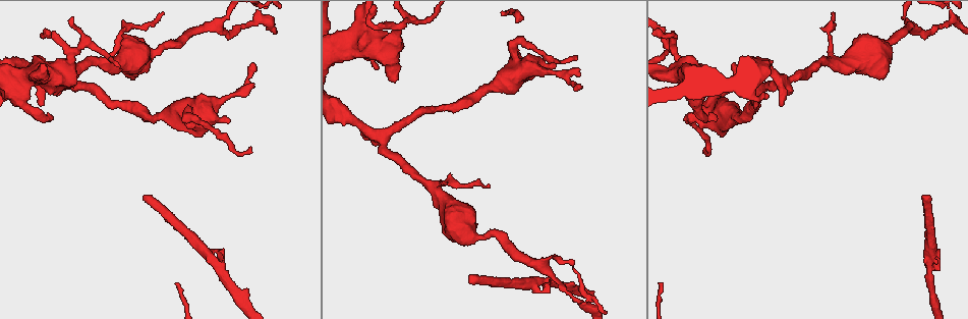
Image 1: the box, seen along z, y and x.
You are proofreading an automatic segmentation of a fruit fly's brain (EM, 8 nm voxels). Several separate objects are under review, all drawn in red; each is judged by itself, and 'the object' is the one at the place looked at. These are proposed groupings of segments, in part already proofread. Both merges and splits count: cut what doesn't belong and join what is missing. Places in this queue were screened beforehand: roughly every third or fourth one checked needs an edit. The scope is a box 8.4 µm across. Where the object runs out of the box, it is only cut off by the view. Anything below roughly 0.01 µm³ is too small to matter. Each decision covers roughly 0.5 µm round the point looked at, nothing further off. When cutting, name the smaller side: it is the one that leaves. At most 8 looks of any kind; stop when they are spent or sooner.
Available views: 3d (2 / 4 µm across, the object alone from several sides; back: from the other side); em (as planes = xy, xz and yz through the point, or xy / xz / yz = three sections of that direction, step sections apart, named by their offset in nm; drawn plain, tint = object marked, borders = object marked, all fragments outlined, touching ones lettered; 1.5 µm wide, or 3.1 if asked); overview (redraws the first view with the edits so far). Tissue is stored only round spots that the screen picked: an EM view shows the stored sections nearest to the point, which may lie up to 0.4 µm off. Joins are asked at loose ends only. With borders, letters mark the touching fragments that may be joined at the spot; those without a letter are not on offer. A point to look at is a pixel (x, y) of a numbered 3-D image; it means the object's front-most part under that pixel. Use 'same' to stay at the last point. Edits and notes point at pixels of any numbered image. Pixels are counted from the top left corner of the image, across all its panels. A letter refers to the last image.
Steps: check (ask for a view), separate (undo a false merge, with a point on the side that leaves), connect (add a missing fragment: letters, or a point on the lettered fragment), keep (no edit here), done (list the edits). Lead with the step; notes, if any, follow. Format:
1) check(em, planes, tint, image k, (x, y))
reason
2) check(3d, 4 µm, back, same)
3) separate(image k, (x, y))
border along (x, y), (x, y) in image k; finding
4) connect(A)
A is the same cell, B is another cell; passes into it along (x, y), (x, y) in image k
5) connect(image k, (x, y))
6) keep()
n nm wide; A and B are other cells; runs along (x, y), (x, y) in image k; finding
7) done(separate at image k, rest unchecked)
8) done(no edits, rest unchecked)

check(em, xy, step 4, tint, image 1, (50, 120))
free end

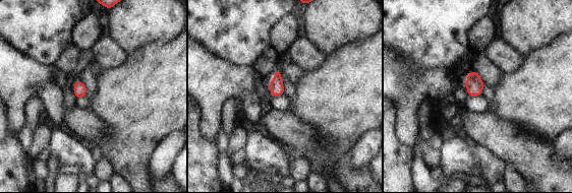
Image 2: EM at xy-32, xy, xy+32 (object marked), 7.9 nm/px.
check(em, planes, borders, same)

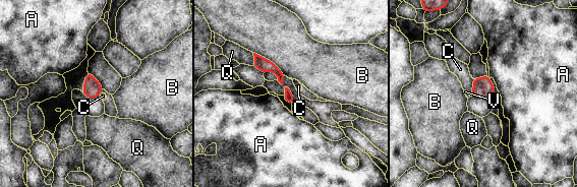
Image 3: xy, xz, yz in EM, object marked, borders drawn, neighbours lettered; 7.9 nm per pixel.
keep()
A, B, C, Q and V are other cells; border along (103, 89), (99, 96) in image 3; none of them fits

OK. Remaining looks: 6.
check(3d, 2 µm, image 1, (723, 96))
calibre changes

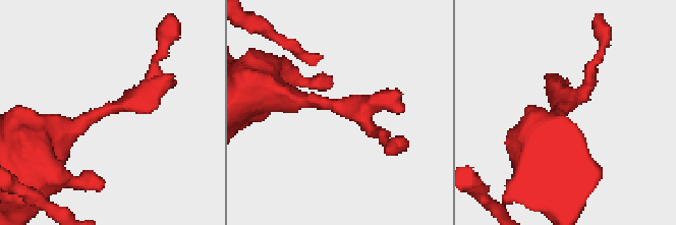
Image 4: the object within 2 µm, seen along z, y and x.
check(em, yz, step 4, borders, image 4, (109, 111))

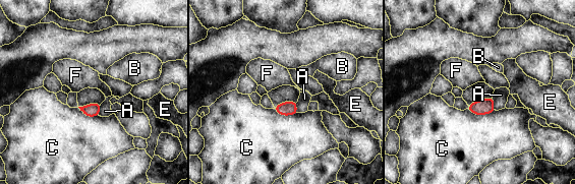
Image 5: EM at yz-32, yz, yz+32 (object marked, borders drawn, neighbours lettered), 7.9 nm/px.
keep()
A, B, C, E and F are other cells; border along (466, 109), (475, 114), (495, 110) in image 5; continuous, no second neuron

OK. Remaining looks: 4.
check(em, yz, step 4, tint, image 1, (210, 259))

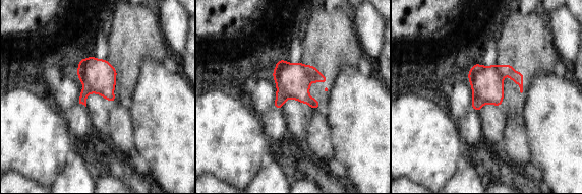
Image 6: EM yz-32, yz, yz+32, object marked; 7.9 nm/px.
check(em, planes, borders, same)
another direction

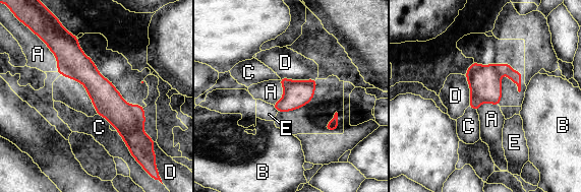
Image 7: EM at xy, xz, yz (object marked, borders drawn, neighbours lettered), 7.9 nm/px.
keep()
A, B, C, D and E are other cells; runs along (73, 40), (130, 144) in image 7; continuous, no second neuron

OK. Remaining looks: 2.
done(no edits, rest unchecked)

